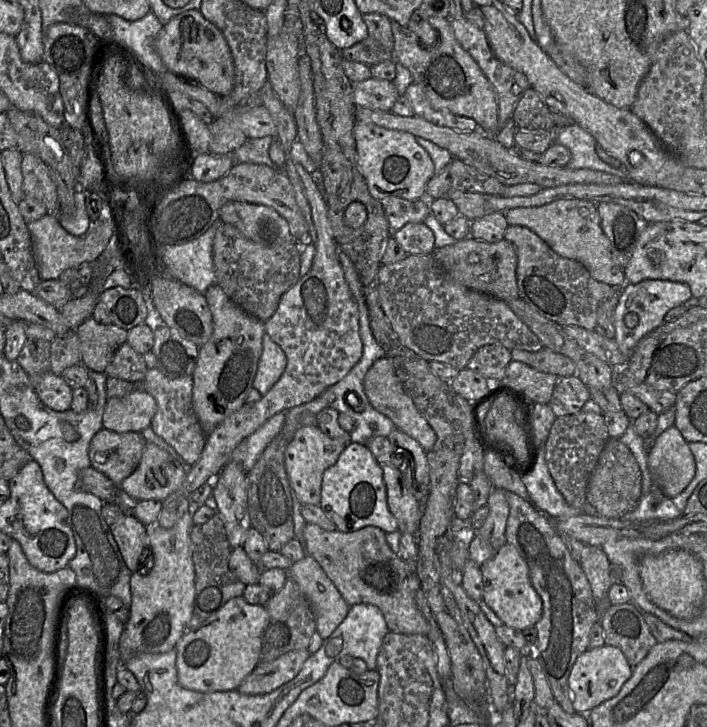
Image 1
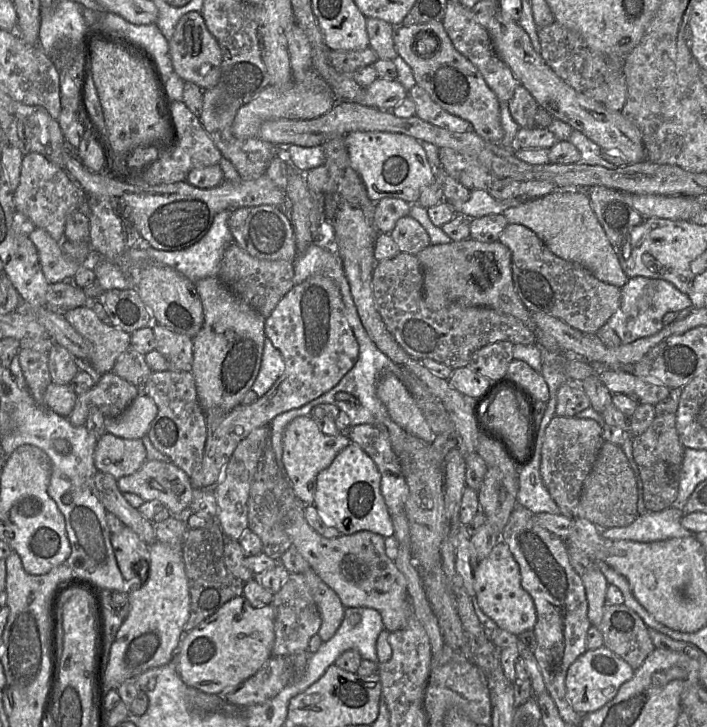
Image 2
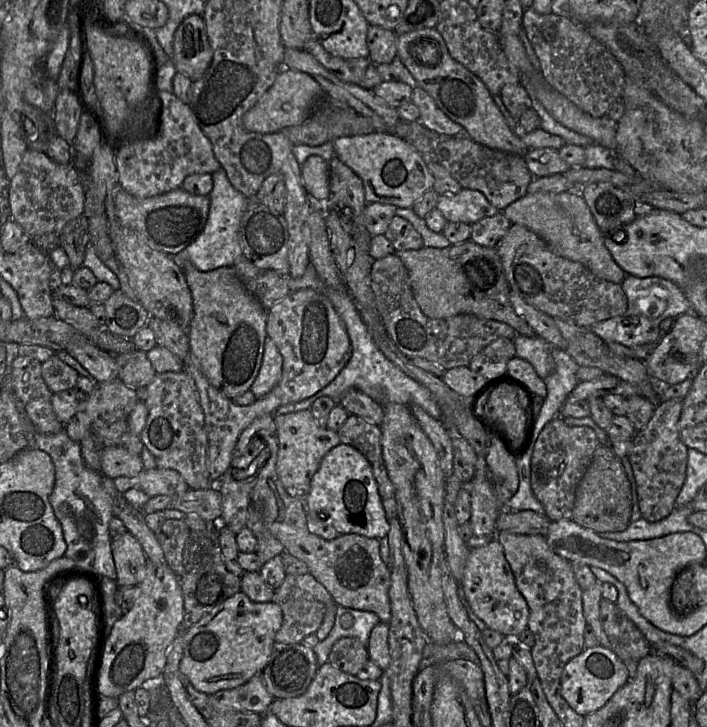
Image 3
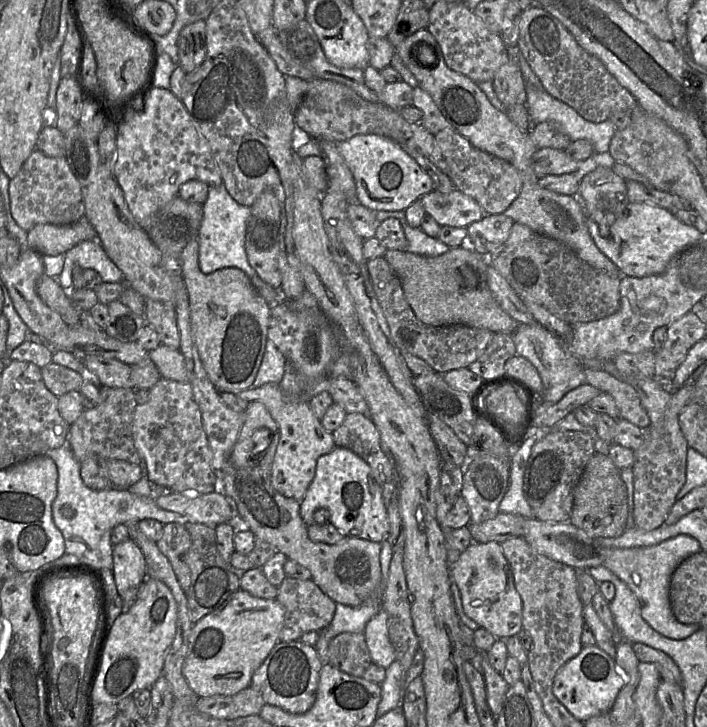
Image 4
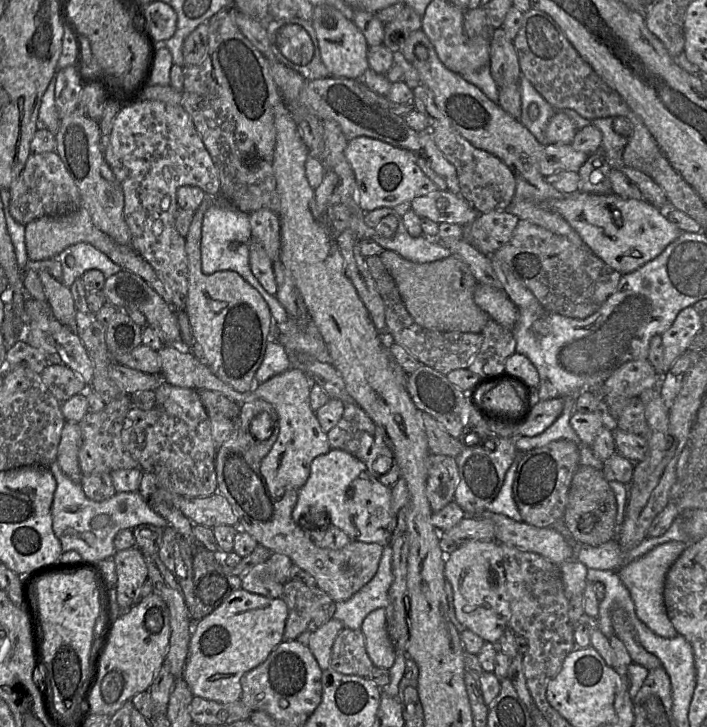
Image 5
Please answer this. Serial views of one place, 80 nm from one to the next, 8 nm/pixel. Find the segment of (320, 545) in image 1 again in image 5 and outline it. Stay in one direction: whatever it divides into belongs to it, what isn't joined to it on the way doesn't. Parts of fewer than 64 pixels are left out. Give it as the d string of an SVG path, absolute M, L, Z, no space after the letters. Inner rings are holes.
M234 419L234 420L236 422L236 429L218 447L218 449L215 453L215 469L216 469L217 484L218 484L217 492L219 492L221 495L223 495L228 500L230 505L232 506L233 511L235 512L235 514L238 517L238 525L237 525L238 529L241 529L241 530L247 532L248 534L250 534L258 542L258 544L263 545L264 547L269 549L272 553L281 553L281 554L287 555L292 560L293 564L296 564L301 569L305 570L310 575L312 575L316 581L316 586L318 588L320 588L321 590L323 590L327 595L329 595L334 600L334 602L345 601L345 600L349 599L352 595L354 595L357 591L359 591L364 585L366 585L375 575L375 573L378 569L378 565L380 562L380 558L381 558L381 555L383 552L384 545L379 544L379 543L364 543L364 542L359 542L359 541L351 541L345 547L343 547L341 549L336 549L336 550L320 548L320 547L316 546L315 543L313 542L313 540L308 536L308 533L299 524L297 524L294 521L294 519L292 518L292 512L293 512L293 509L294 509L294 507L297 503L297 499L298 499L298 490L289 489L285 492L285 494L281 498L275 498L270 494L267 484L266 484L266 480L260 471L261 461L269 453L273 444L277 440L277 437L279 434L278 420L276 420L276 422L274 422L274 430L268 439L263 440L263 441L258 441L255 438L253 438L254 443L252 443L252 444L249 444L247 442L246 438L243 438L243 433L241 433L238 430L237 419Z

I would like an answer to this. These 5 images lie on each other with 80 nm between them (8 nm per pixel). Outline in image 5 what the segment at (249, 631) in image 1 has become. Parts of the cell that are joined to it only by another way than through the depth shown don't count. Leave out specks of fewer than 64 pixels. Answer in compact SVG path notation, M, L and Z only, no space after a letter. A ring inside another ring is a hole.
M243 588L235 590L210 614L194 622L183 678L194 696L220 703L241 698L242 677L256 668L284 640L288 608L282 598L270 598Z

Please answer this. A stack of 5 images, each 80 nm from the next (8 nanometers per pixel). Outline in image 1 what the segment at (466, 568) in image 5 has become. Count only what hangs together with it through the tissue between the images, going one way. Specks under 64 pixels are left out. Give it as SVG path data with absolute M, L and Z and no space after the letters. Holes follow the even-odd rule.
M505 543L480 566L482 575L482 602L502 621L503 625L516 630L535 626L542 617L542 600L533 587L529 568L517 549Z

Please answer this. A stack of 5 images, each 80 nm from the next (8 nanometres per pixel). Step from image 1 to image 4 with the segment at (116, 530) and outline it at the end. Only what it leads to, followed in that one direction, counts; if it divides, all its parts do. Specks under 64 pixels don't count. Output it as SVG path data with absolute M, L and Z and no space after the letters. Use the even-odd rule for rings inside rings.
M129 538L113 546L112 571L120 596L147 578L143 552L132 539Z

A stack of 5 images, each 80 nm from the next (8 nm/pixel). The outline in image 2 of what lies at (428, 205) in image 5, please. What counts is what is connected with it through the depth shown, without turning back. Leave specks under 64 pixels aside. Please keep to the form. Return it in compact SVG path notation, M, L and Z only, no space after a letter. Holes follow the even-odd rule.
M471 190L470 197L460 205L452 205L456 214L464 215L470 219L488 214L502 214L511 207L520 205L525 199L532 198L511 198L498 200L483 190Z

